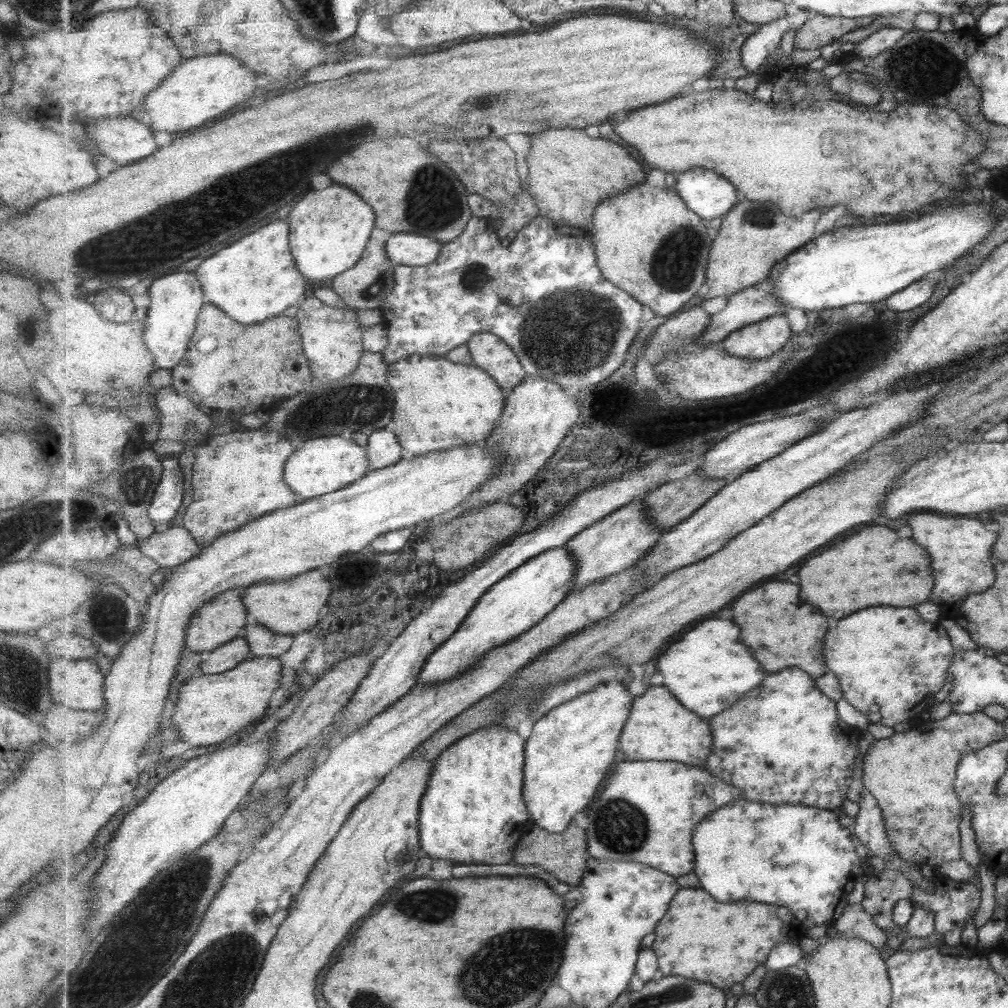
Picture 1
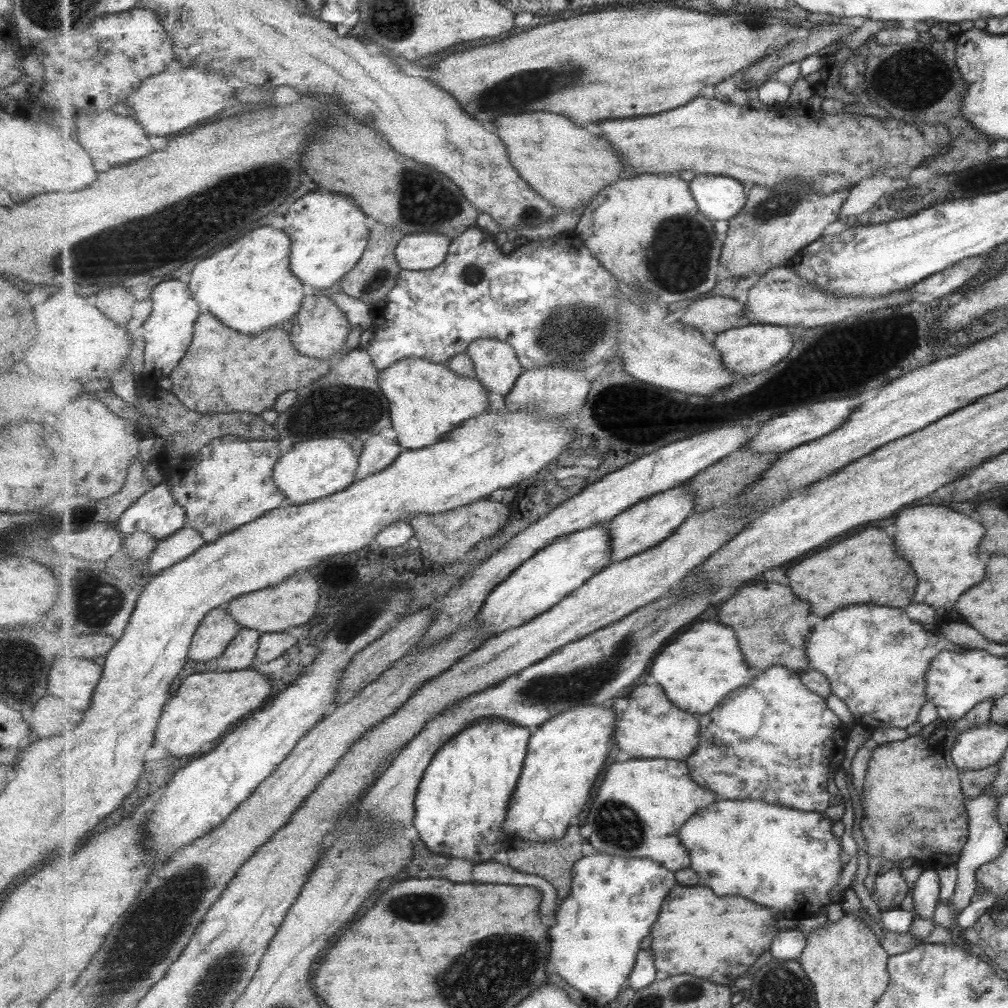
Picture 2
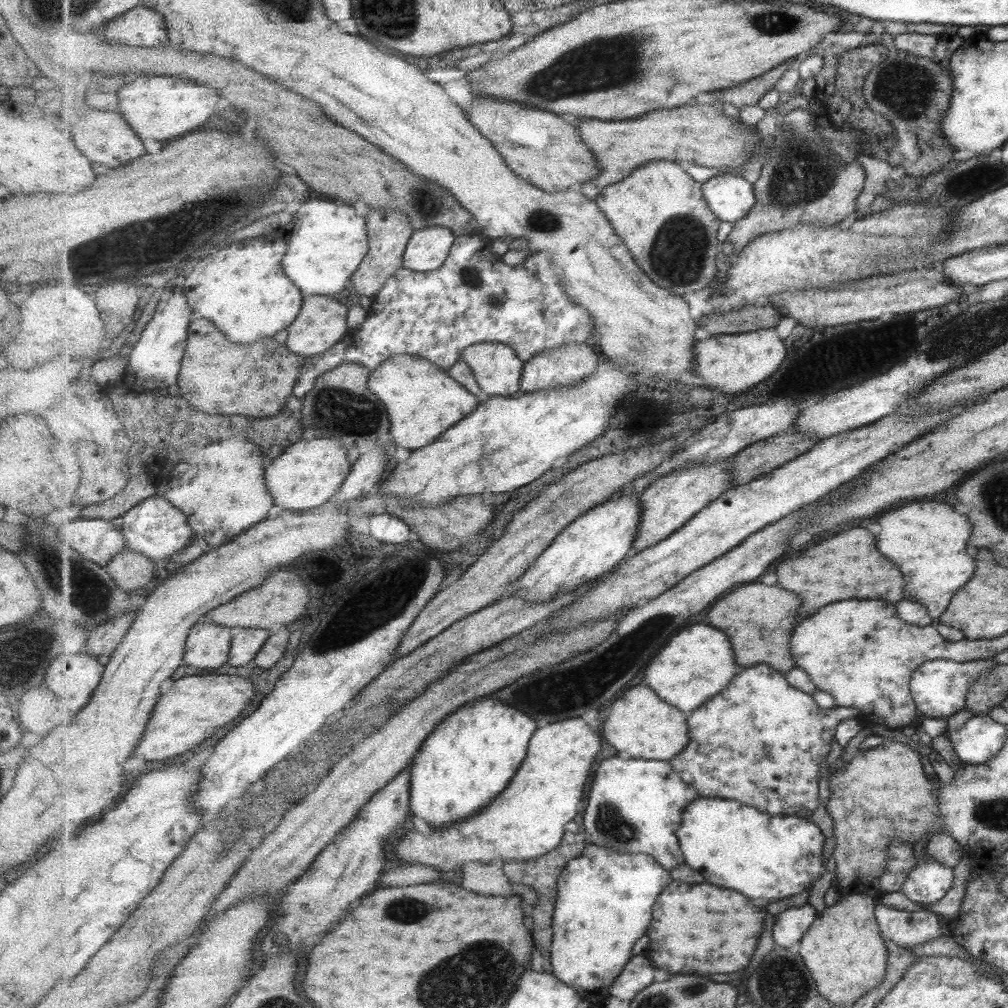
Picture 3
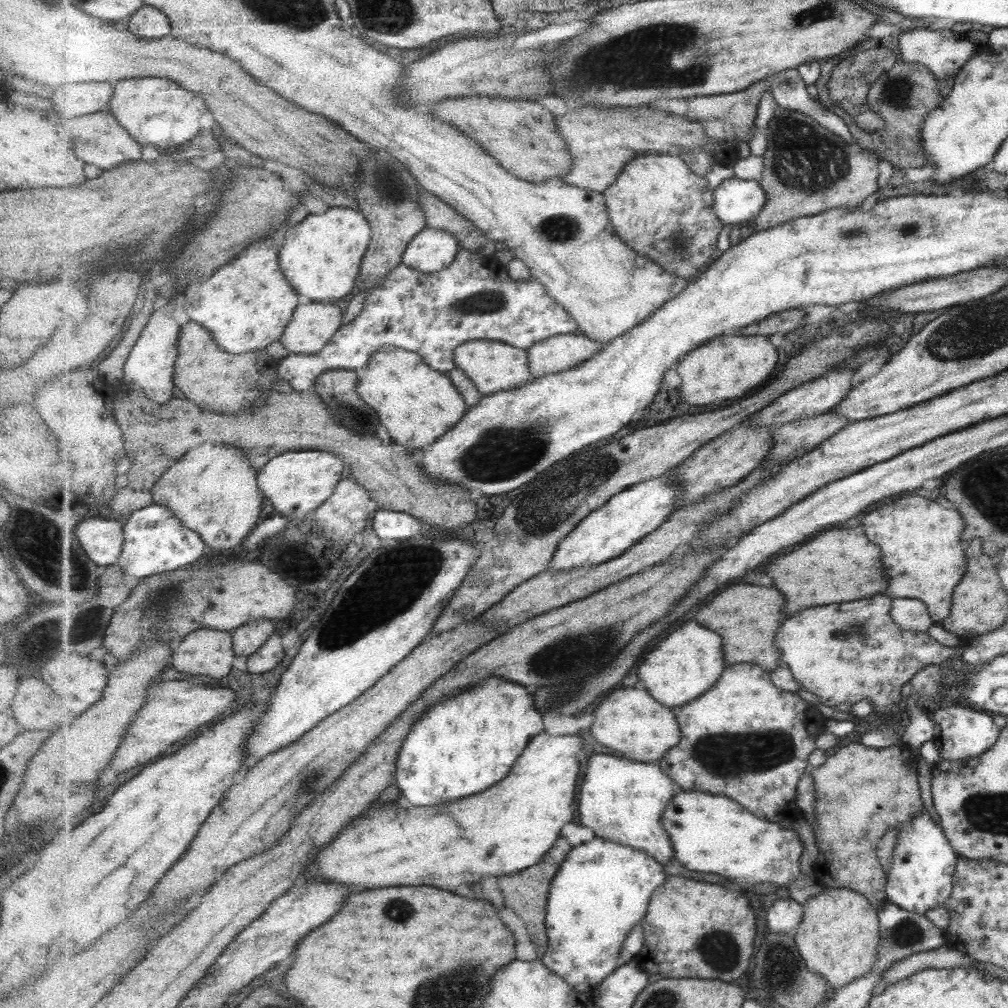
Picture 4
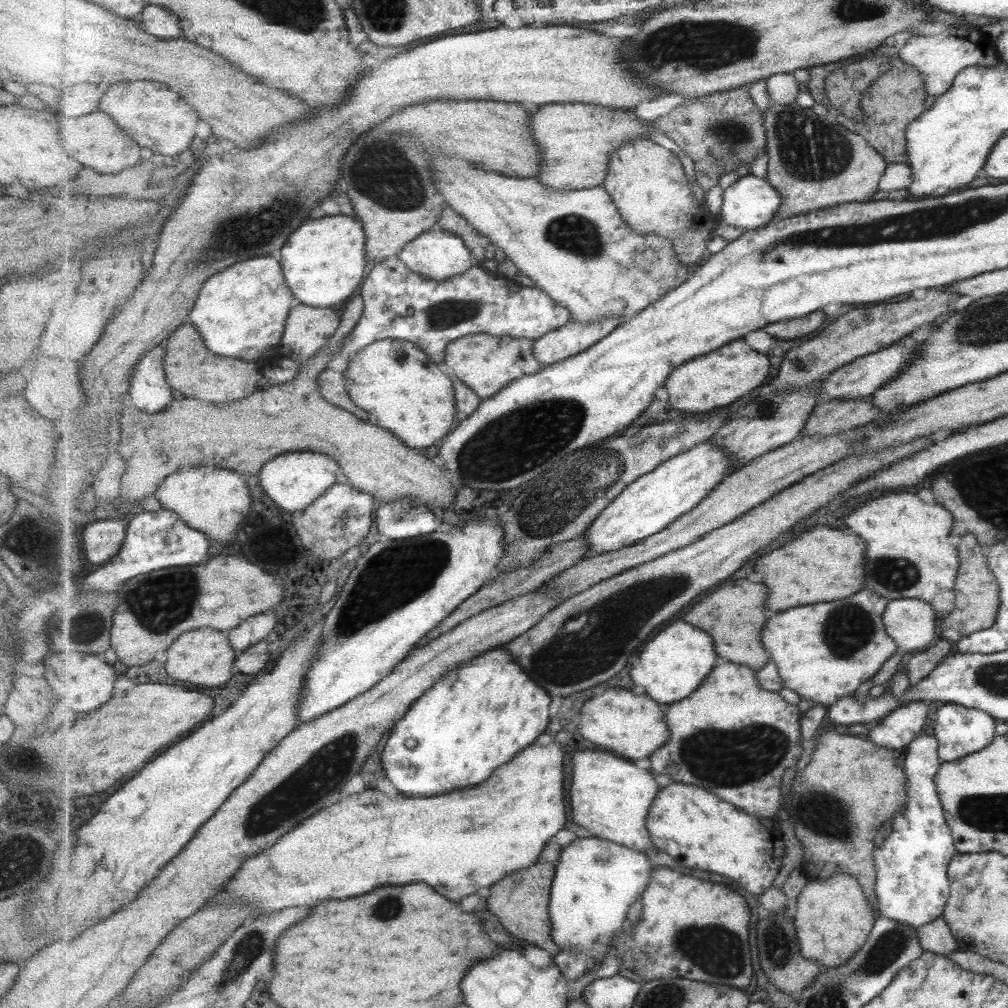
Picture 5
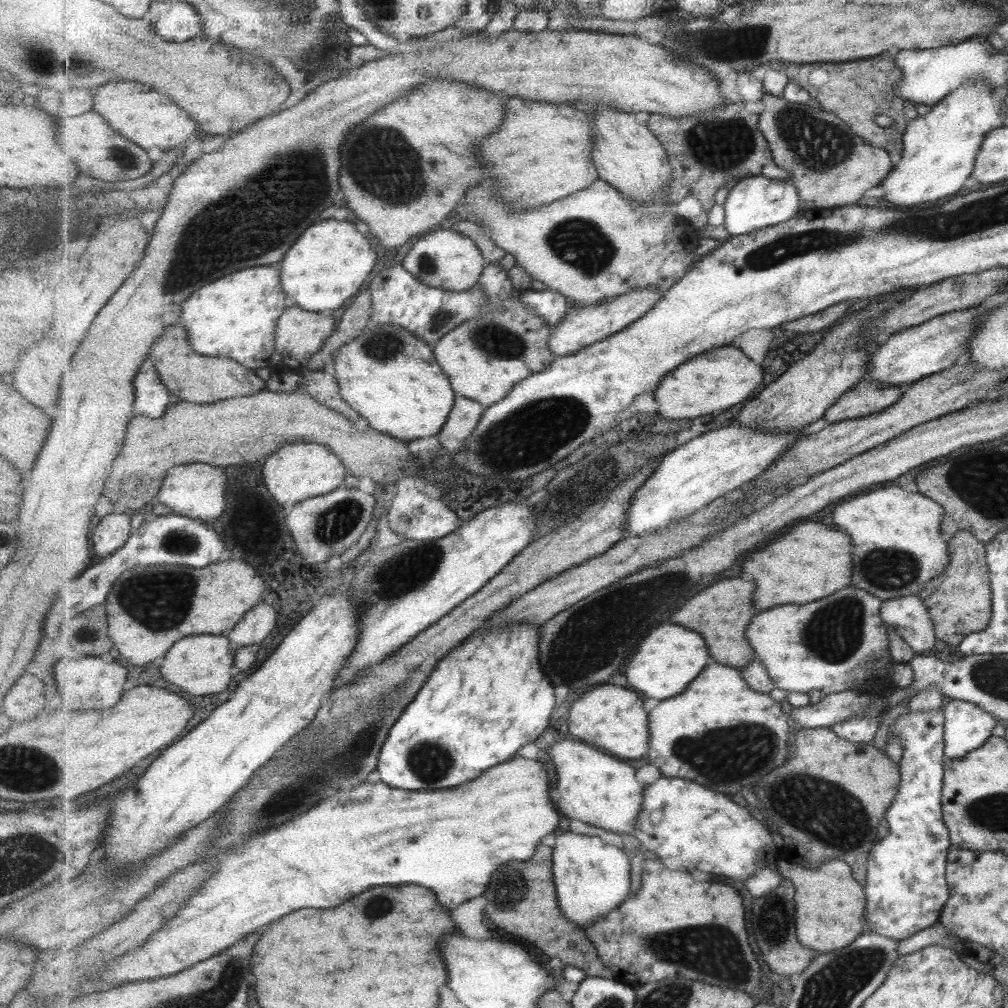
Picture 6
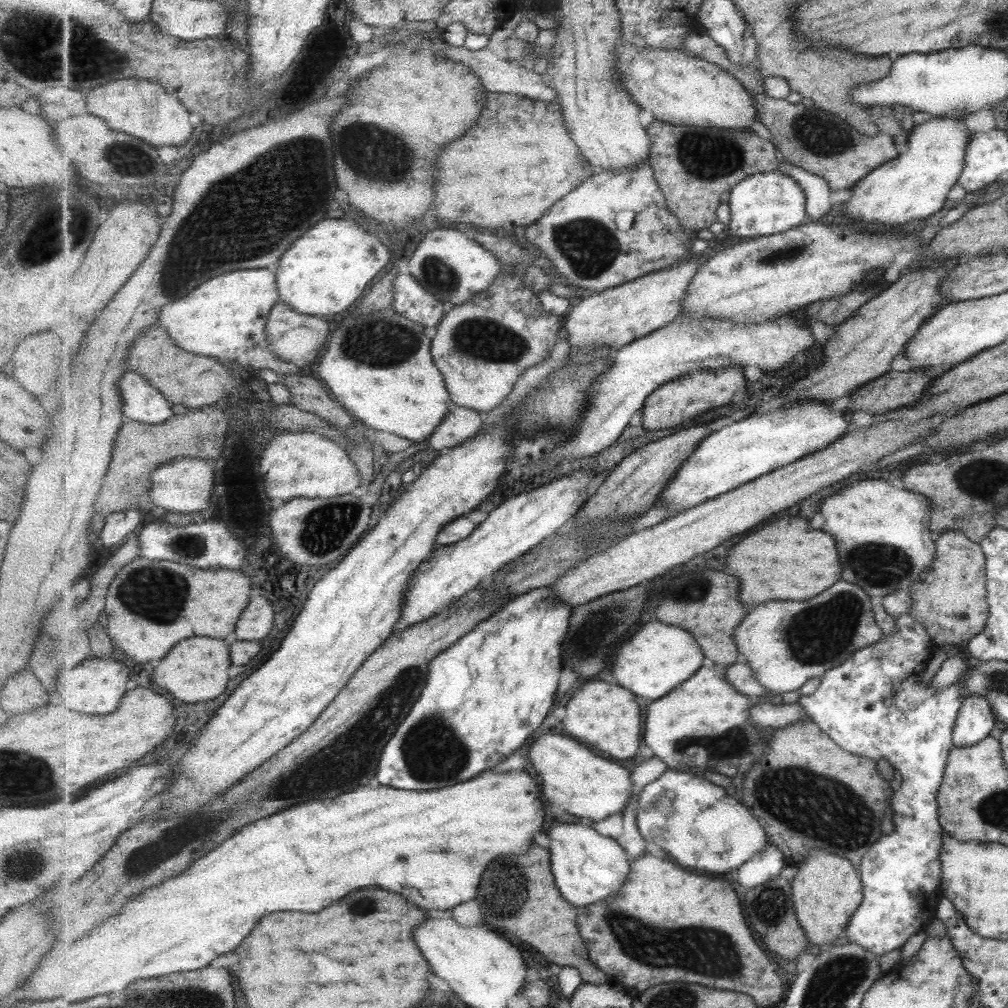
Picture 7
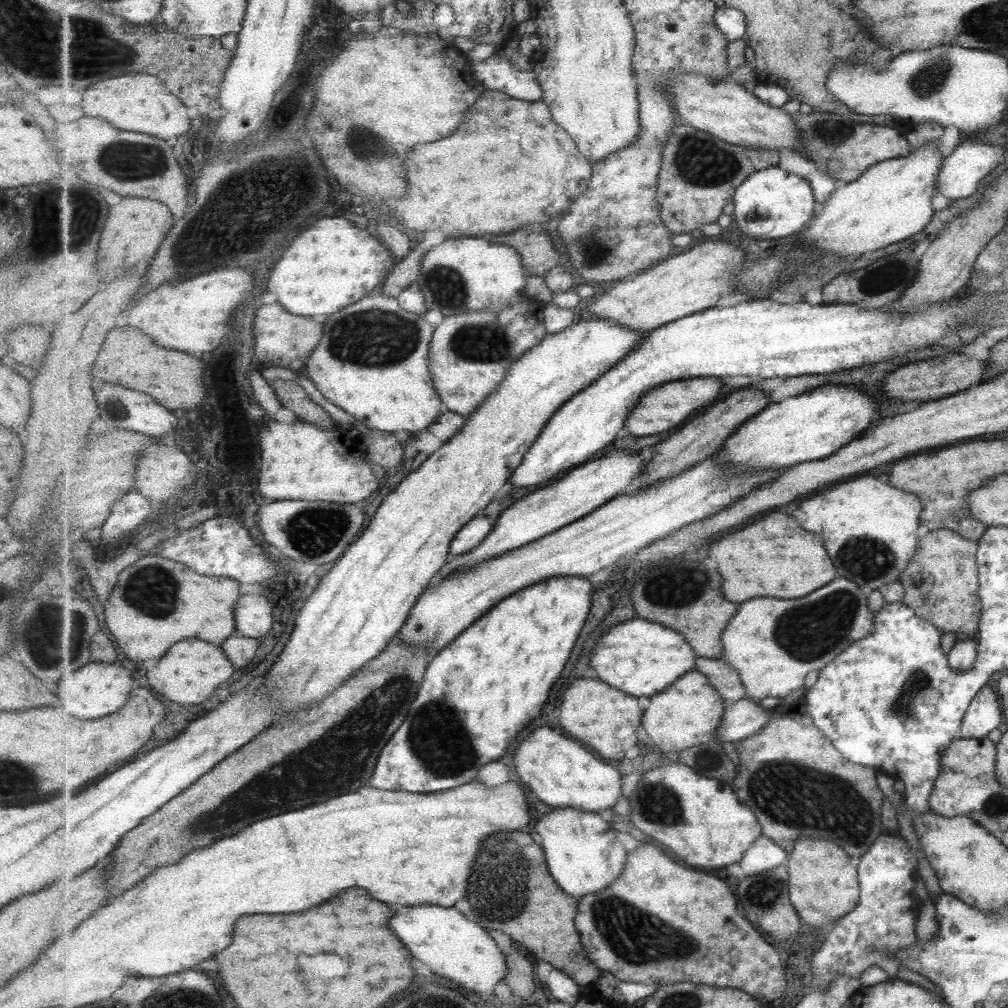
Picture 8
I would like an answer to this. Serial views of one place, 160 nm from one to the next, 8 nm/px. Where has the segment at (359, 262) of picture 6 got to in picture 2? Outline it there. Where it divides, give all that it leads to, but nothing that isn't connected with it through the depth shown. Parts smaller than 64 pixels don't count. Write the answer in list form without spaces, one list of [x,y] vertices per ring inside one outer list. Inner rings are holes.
[[[313,192],[303,196],[284,216],[283,230],[292,239],[292,271],[314,288],[337,284],[359,264],[368,248],[371,229],[367,228],[367,216],[355,199],[343,193]]]

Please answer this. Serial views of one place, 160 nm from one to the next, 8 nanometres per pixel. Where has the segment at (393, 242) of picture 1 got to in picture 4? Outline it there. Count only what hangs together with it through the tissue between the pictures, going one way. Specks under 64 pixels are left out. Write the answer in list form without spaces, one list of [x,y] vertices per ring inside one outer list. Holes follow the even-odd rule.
[[[428,227],[408,244],[404,263],[424,273],[436,273],[451,265],[460,250],[456,235]]]

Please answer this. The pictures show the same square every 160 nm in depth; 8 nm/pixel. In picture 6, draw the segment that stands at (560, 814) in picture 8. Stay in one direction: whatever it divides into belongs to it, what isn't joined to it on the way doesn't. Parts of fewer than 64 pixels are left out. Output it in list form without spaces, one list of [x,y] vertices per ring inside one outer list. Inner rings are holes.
[[[571,830],[556,835],[553,841],[554,878],[560,899],[560,909],[563,910],[565,918],[585,930],[585,926],[588,926],[590,922],[595,922],[598,918],[619,908],[628,899],[631,894],[632,860],[625,855],[623,850],[606,844],[595,835],[577,834]]]

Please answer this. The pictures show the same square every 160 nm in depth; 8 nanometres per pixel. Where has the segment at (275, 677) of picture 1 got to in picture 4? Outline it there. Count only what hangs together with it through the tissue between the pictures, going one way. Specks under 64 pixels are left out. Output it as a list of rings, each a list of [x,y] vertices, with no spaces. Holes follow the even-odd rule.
[[[173,680],[173,682],[150,686],[148,698],[149,704],[145,703],[141,716],[137,716],[137,720],[131,724],[113,764],[107,770],[125,772],[135,766],[149,764],[155,758],[167,757],[167,750],[171,746],[175,747],[177,742],[191,736],[199,728],[212,726],[213,722],[217,721],[215,718],[221,716],[237,700],[237,694],[231,688],[217,688],[208,684],[191,684],[191,682]]]

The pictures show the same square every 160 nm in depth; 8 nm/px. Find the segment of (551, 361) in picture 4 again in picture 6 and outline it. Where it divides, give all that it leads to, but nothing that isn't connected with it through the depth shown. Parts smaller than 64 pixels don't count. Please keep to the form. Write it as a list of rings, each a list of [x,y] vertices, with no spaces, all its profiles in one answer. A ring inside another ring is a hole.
[[[646,288],[645,290],[634,290],[615,298],[608,298],[593,306],[573,308],[567,317],[552,329],[552,336],[548,340],[552,353],[554,356],[571,356],[596,342],[607,340],[610,336],[627,329],[635,321],[639,321],[645,314],[649,314],[649,310],[653,310],[653,307],[665,294],[658,288]]]

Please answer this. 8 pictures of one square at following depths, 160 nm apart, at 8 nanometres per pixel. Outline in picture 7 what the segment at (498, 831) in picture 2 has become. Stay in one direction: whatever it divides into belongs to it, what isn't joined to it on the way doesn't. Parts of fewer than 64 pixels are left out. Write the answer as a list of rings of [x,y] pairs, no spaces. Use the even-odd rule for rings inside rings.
[[[548,587],[530,590],[508,602],[497,614],[431,661],[428,685],[385,747],[377,782],[401,790],[442,789],[493,770],[503,758],[517,752],[529,736],[541,728],[555,704],[563,668],[561,650],[572,608],[566,606],[564,600],[558,600]]]

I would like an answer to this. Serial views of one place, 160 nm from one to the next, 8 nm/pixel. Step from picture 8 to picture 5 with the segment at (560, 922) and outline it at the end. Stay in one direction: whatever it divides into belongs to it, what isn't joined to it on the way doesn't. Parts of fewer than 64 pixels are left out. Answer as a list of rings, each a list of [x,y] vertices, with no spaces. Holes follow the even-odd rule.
[[[549,842],[536,865],[508,874],[501,882],[497,882],[491,888],[493,896],[489,898],[489,908],[497,914],[502,926],[509,933],[527,940],[539,946],[539,948],[545,948],[547,952],[551,953],[552,957],[560,953],[560,948],[551,933],[550,901],[556,868],[560,863],[564,849],[559,844]]]

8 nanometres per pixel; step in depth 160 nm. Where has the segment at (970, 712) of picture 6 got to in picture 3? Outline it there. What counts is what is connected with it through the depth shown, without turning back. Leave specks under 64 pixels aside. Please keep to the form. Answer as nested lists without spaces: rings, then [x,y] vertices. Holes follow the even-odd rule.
[[[973,715],[962,721],[959,729],[951,732],[946,729],[945,736],[948,738],[950,746],[955,750],[961,763],[977,765],[992,760],[1000,752],[1007,737],[1007,726],[989,720],[987,715]]]

